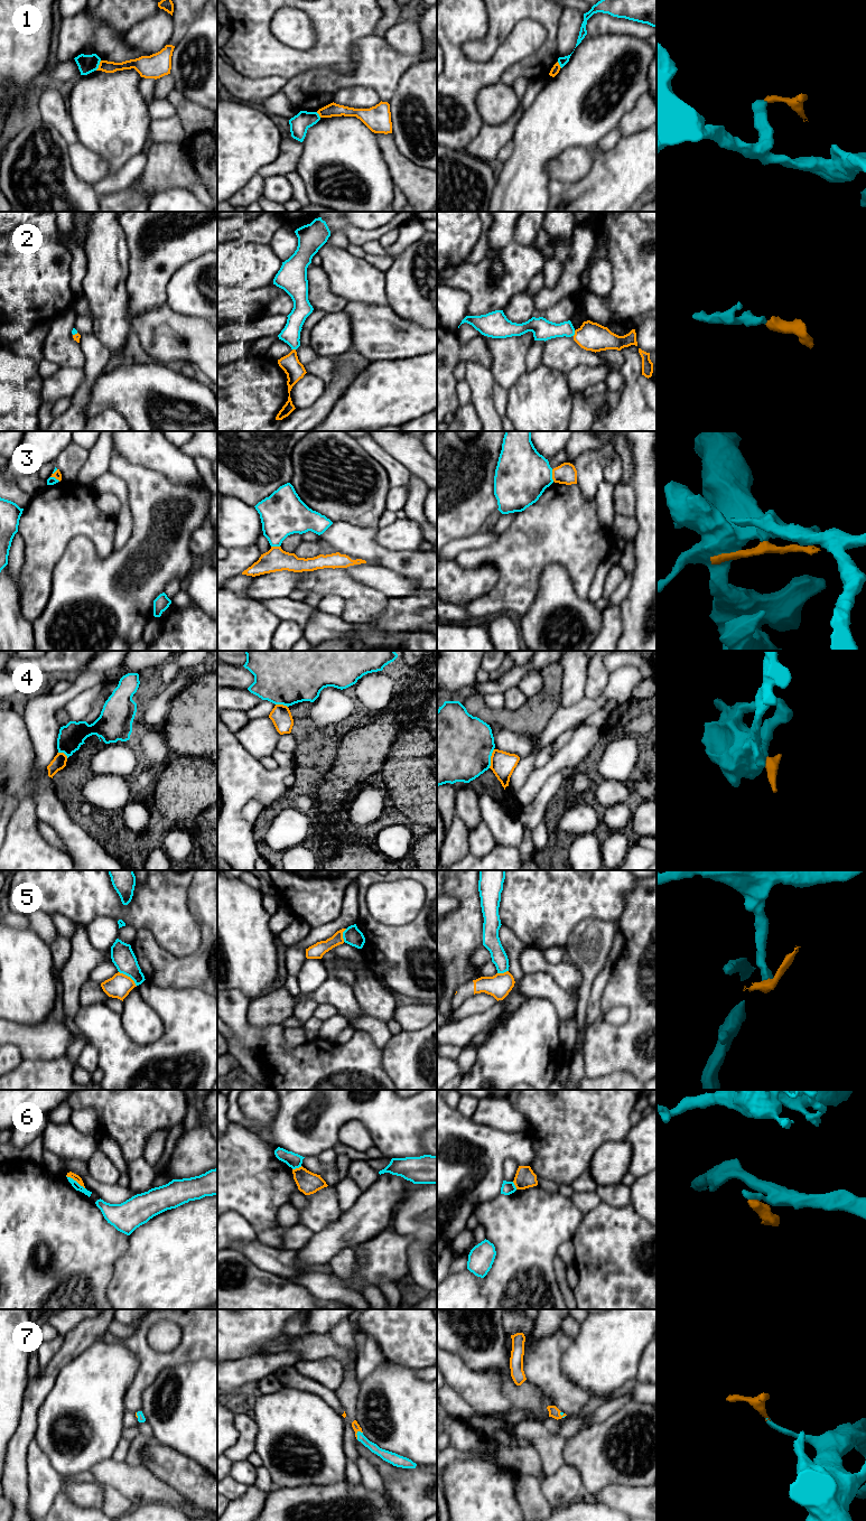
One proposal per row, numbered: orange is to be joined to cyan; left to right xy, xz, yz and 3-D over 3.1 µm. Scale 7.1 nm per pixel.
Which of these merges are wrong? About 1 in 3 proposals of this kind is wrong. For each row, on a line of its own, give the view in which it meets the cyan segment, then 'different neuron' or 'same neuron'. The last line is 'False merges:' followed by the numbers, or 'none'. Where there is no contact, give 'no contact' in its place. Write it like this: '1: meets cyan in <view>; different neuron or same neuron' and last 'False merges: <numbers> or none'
1: meets cyan in xy; different neuron
2: meets cyan in yz; same neuron
3: meets cyan in yz; different neuron
4: meets cyan in yz; different neuron
5: meets cyan in xy; different neuron
6: meets cyan in xy; different neuron
7: meets cyan in xz; same neuron
False merges: 1, 3, 4, 5, 6

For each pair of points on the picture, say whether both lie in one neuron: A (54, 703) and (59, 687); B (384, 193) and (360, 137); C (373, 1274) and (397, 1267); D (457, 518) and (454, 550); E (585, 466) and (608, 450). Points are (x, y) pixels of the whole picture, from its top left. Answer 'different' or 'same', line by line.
A: different
B: same
C: same
D: different
E: different

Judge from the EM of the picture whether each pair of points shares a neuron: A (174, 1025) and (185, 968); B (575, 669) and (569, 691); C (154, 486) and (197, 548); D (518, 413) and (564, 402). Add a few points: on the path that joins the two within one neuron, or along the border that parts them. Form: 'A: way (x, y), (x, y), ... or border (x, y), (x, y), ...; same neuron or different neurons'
A: border (155, 985), (161, 988), (196, 988), (205, 992); different neurons
B: way (575, 674), (573, 686); same neuron
C: border (204, 522), (191, 538), (189, 550), (193, 554); different neurons
D: way (529, 408), (536, 407), (541, 402), (552, 402); same neuron

